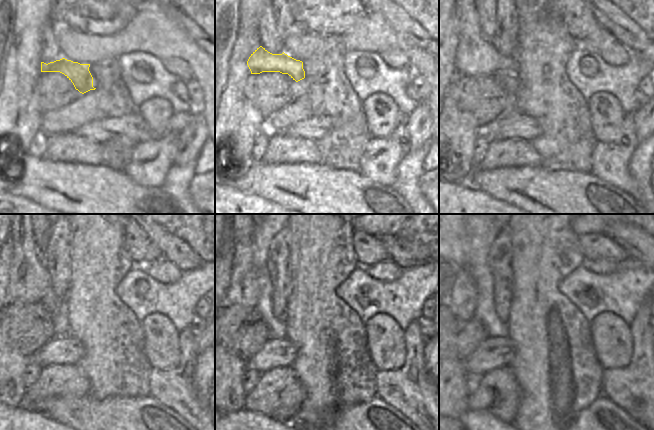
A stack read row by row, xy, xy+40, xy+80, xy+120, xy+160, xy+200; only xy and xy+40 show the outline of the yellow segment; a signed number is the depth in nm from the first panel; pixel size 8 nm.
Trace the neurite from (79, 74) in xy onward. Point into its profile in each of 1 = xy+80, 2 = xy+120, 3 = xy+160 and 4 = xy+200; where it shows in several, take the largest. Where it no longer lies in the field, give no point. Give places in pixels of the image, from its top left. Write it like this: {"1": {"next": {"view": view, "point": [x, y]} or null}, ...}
{"1": {"next": {"view": "xy+80", "point": [476, 56]}}, "2": {"next": {"view": "xy+120", "point": [29, 281]}}, "3": {"next": {"view": "xy+160", "point": [244, 289]}}, "4": {"next": {"view": "xy+200", "point": [461, 299]}}}

